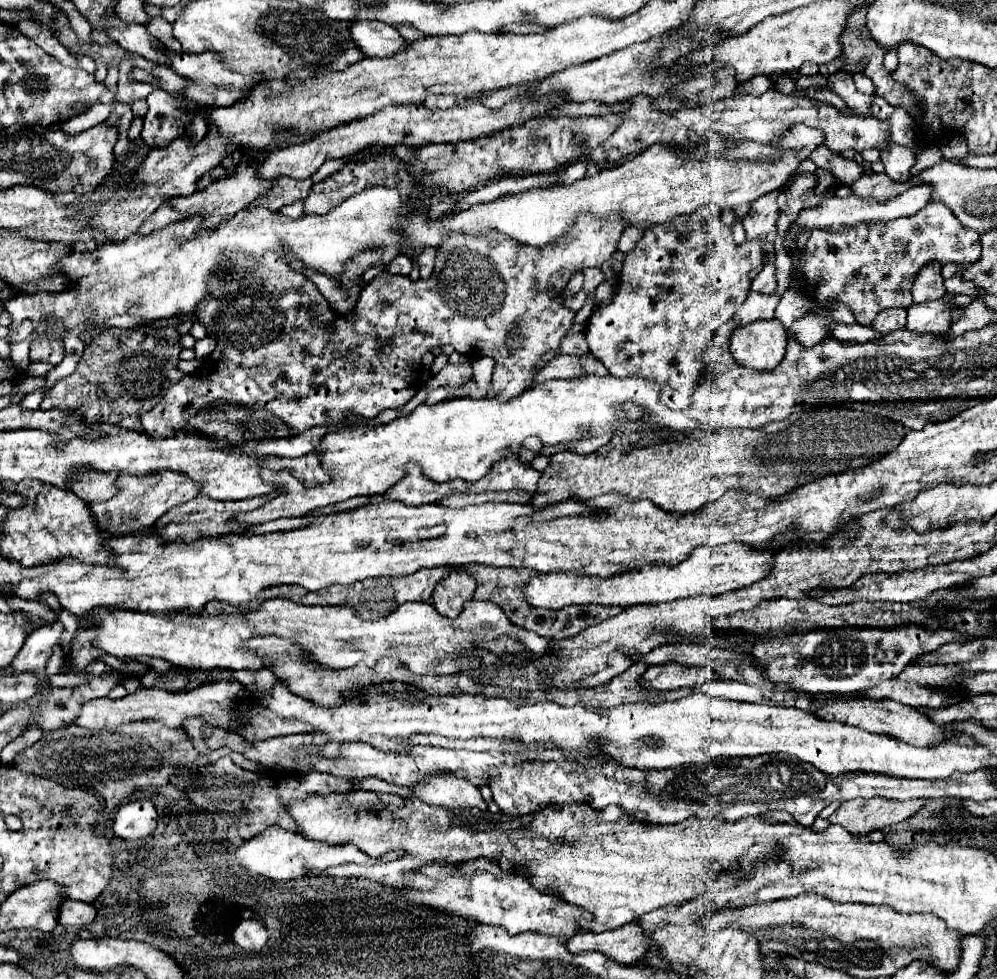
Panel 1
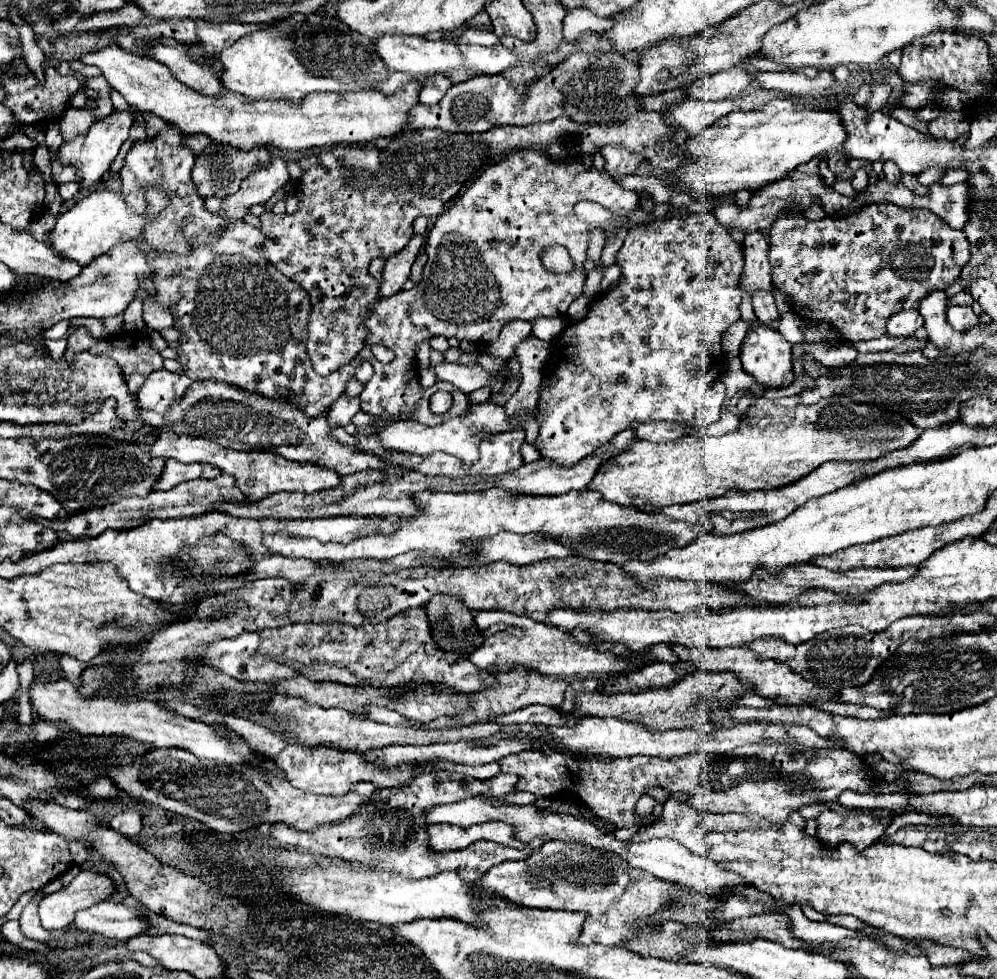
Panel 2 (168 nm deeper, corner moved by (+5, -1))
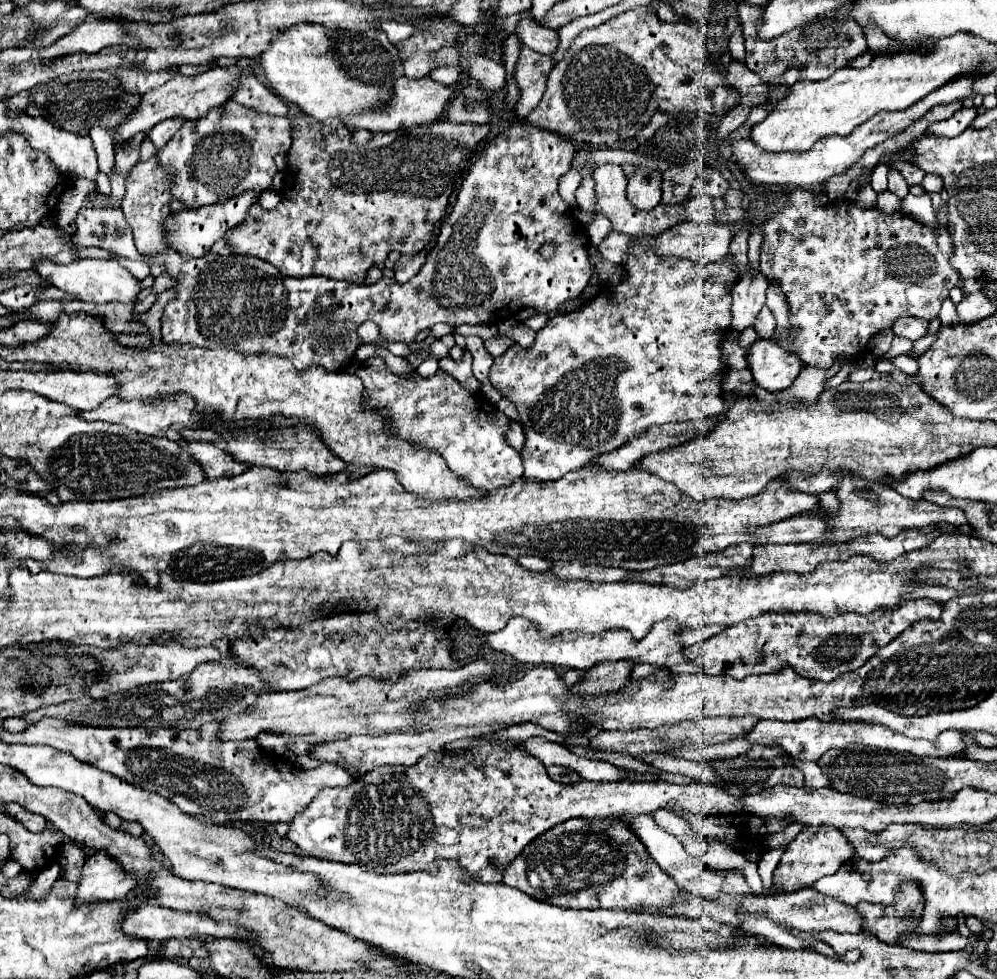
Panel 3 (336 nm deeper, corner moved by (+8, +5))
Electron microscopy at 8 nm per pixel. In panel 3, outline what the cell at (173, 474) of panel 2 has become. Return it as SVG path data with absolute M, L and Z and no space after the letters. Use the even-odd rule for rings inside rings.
M187 442L183 448L205 468L209 478L235 476L235 474L243 474L243 470L249 468L247 464L231 458L231 454L219 450L211 442Z

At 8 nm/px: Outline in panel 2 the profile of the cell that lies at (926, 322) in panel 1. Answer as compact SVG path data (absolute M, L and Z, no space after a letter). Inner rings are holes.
M948 306L946 310L946 320L954 330L970 330L972 326L978 324L978 316L970 306Z

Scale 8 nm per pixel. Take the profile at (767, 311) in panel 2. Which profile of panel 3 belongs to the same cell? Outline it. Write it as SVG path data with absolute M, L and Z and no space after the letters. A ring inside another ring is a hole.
M765 306L759 316L757 316L757 322L755 322L755 332L757 332L757 338L763 338L763 340L771 340L775 336L775 318L771 314L771 310Z

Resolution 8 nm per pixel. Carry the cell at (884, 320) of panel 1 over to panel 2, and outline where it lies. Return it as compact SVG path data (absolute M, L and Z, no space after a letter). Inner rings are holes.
M906 310L906 312L898 312L888 320L886 332L890 336L910 336L914 330L918 330L920 326L924 326L924 320L920 316L918 310Z

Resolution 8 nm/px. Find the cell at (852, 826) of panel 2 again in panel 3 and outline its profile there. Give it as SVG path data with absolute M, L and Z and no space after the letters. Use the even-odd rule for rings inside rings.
M807 826L799 832L799 836L783 852L781 862L773 874L773 890L797 892L797 890L809 888L819 878L823 878L827 874L835 874L835 870L839 870L839 866L847 858L851 858L851 844L845 840L845 836L837 828L833 828L833 826Z

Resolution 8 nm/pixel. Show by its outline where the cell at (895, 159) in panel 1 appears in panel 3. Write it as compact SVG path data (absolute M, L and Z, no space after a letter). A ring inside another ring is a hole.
M889 170L889 192L897 194L899 198L905 198L909 194L909 186L897 170Z

